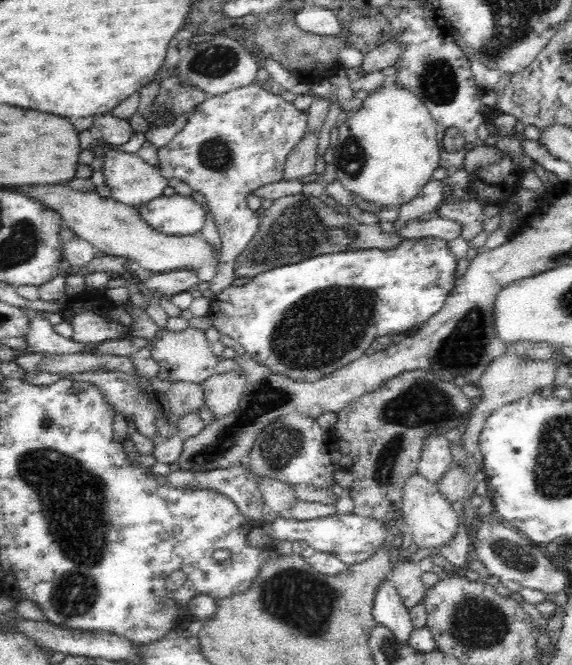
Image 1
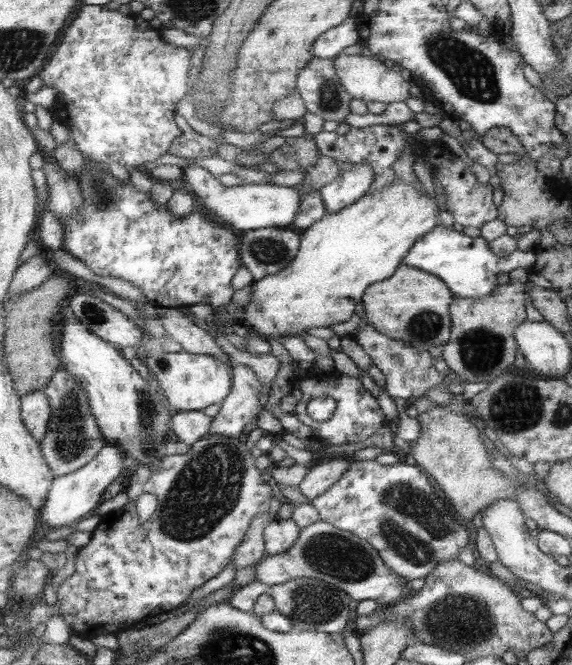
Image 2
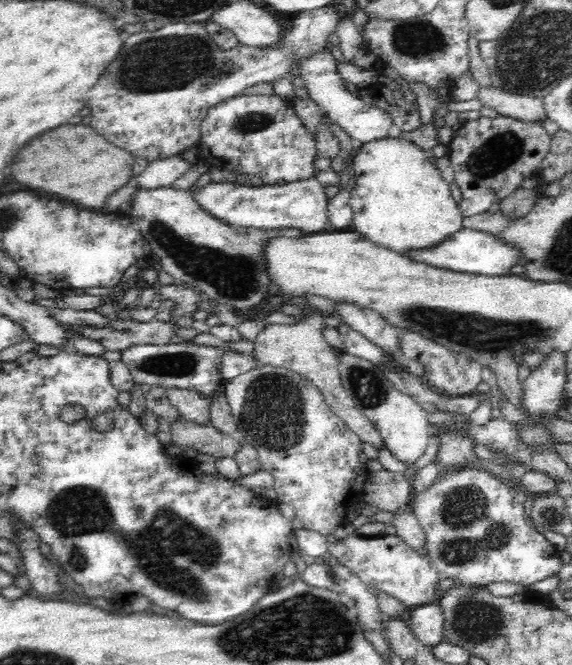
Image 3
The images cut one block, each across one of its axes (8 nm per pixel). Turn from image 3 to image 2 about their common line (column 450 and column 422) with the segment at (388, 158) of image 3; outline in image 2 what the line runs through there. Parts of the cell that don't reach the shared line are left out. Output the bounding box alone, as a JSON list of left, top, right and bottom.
[239,182,437,340]

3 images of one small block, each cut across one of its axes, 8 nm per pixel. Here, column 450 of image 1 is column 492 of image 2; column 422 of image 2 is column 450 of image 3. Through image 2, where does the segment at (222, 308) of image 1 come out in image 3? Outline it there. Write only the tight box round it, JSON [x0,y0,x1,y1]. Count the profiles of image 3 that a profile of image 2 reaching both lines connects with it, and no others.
[412,230,524,276]

